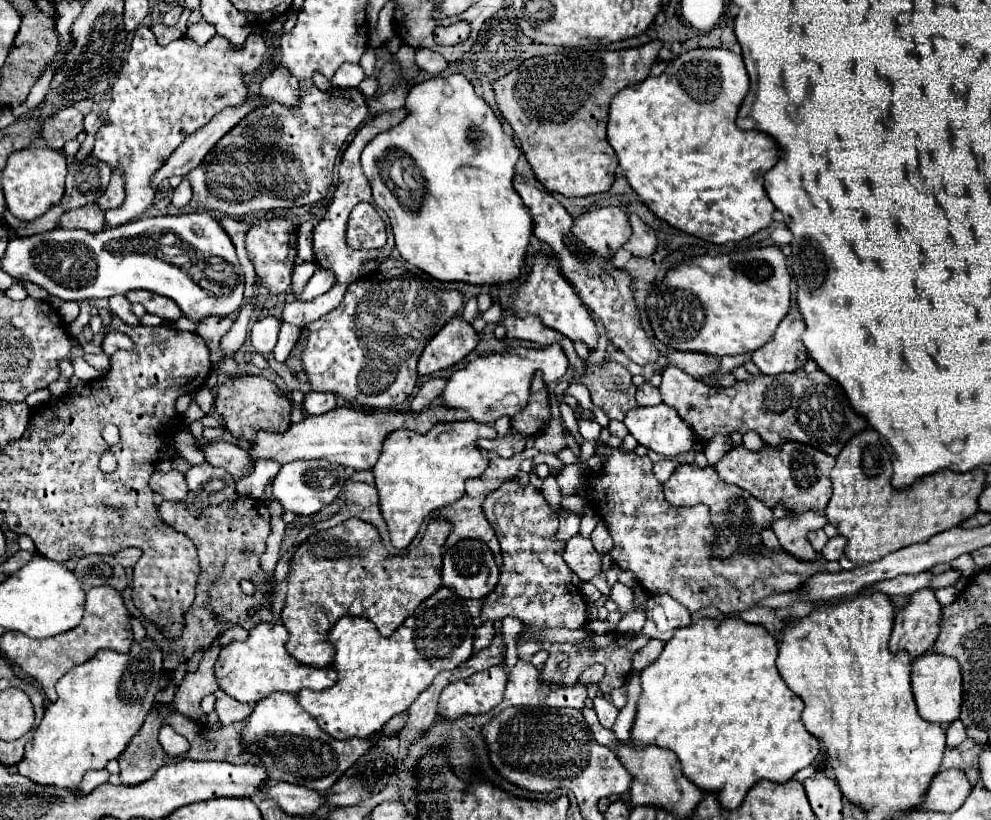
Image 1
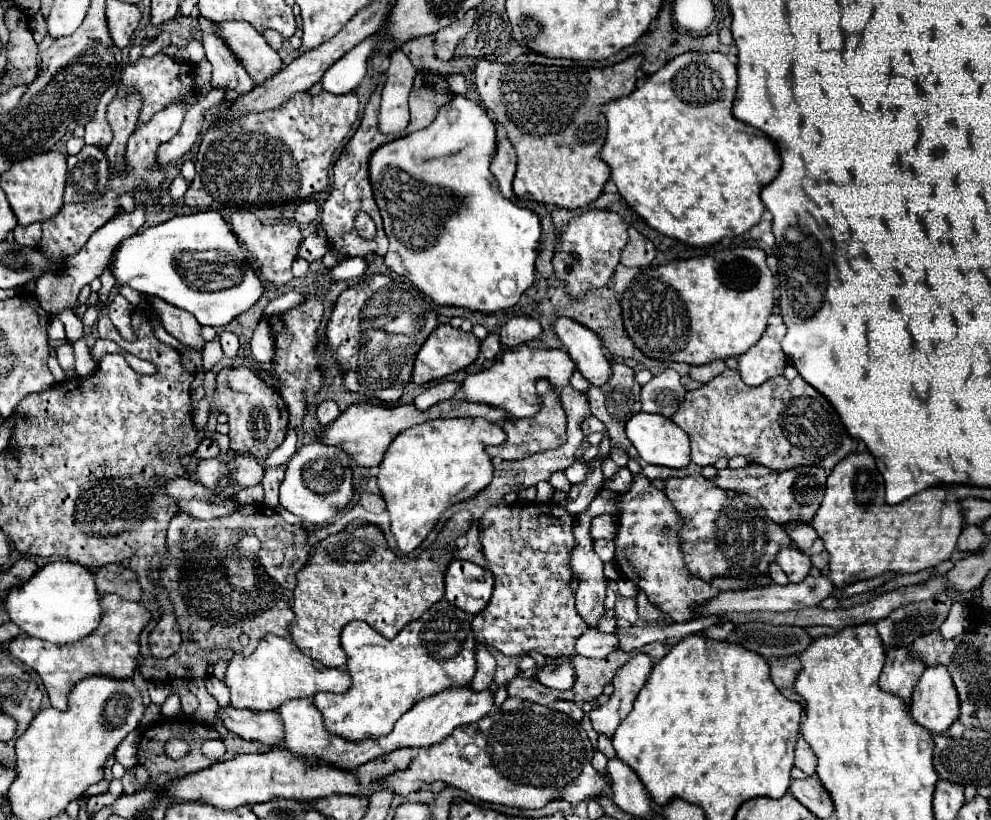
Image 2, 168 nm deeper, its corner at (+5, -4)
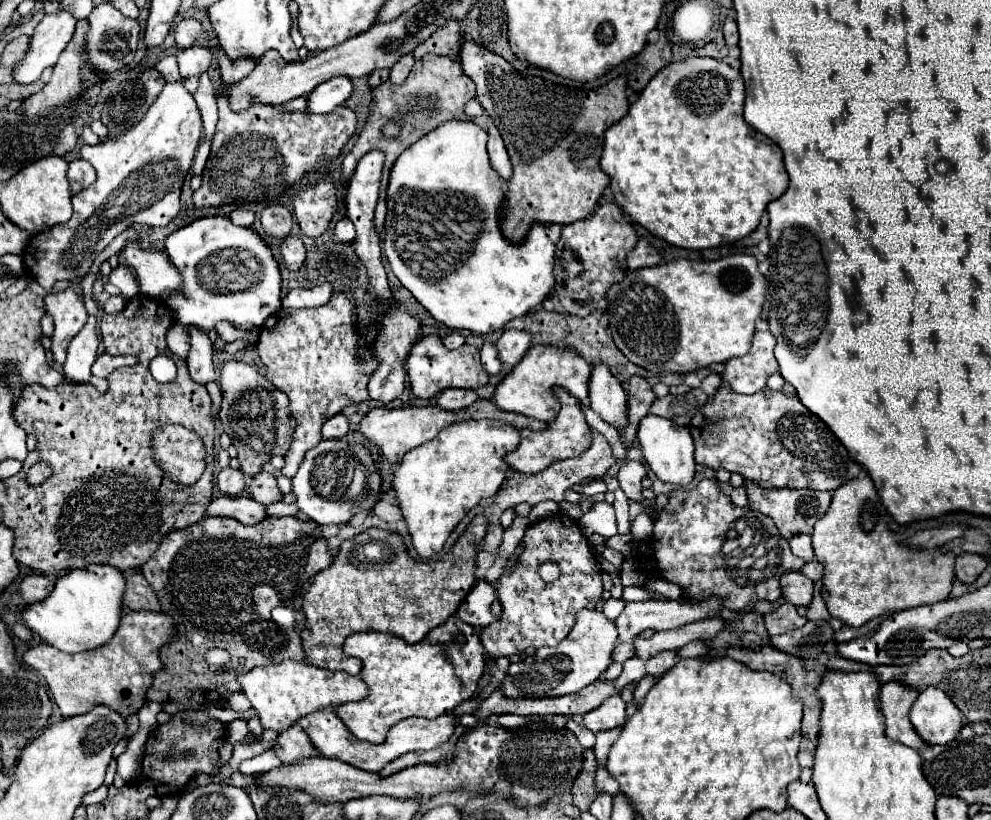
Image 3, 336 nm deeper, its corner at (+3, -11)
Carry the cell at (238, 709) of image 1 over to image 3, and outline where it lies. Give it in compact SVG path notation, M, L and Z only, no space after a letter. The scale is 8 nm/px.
M292 725L286 731L278 733L278 737L274 739L272 751L276 753L276 757L282 763L298 761L300 757L314 757L316 755L316 751L312 749L312 743L308 741L308 737L304 737L304 733L298 725Z

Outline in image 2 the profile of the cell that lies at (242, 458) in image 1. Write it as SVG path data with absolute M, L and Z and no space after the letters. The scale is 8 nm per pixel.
M236 454L230 462L228 462L228 468L230 468L230 474L232 478L240 484L240 486L256 486L262 482L264 478L264 466L256 462L256 458L250 458L250 456L242 456L242 454Z

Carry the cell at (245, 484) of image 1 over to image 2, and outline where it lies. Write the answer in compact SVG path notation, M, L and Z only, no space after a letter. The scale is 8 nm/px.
M290 428L288 434L286 434L286 440L282 442L280 448L276 448L274 452L270 452L270 456L266 458L266 468L272 468L272 466L280 466L280 464L286 464L296 452L296 432Z

